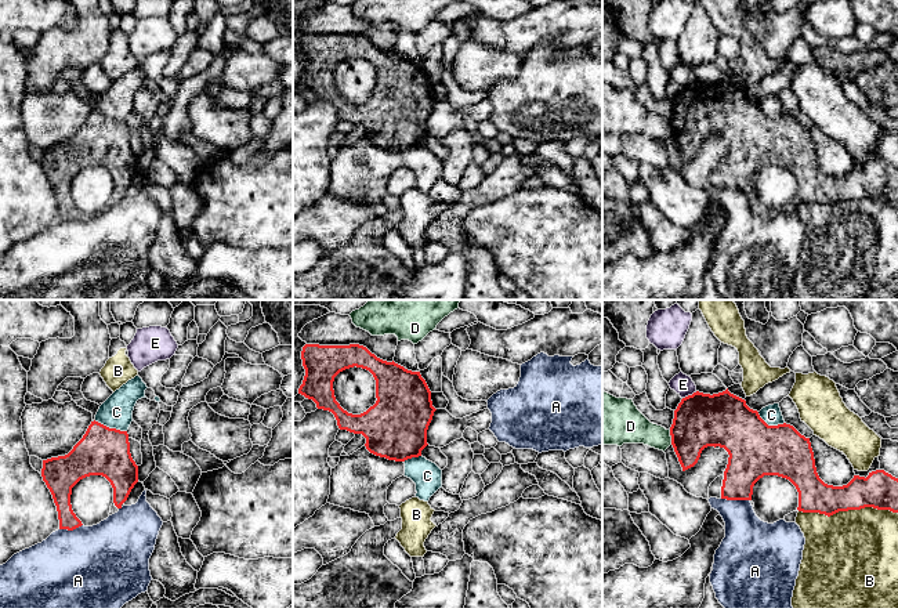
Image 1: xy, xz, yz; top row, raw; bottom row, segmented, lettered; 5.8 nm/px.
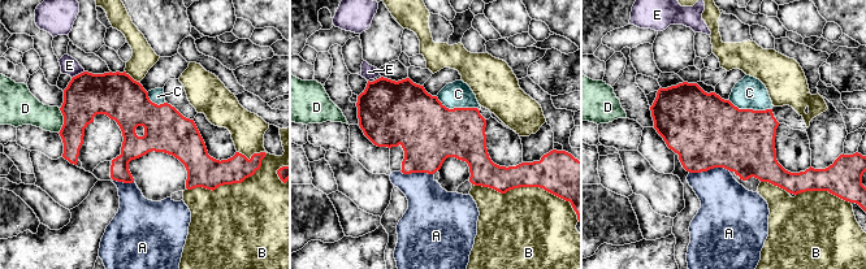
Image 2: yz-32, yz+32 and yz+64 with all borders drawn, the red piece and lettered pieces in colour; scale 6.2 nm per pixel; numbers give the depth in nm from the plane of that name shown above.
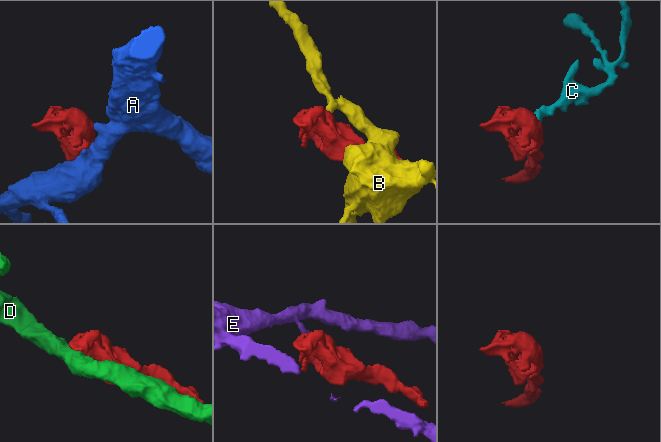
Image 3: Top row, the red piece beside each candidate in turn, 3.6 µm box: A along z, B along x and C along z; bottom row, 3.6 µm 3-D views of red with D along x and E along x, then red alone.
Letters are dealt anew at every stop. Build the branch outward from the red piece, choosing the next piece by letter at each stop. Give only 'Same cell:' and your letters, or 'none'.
Same cell: none

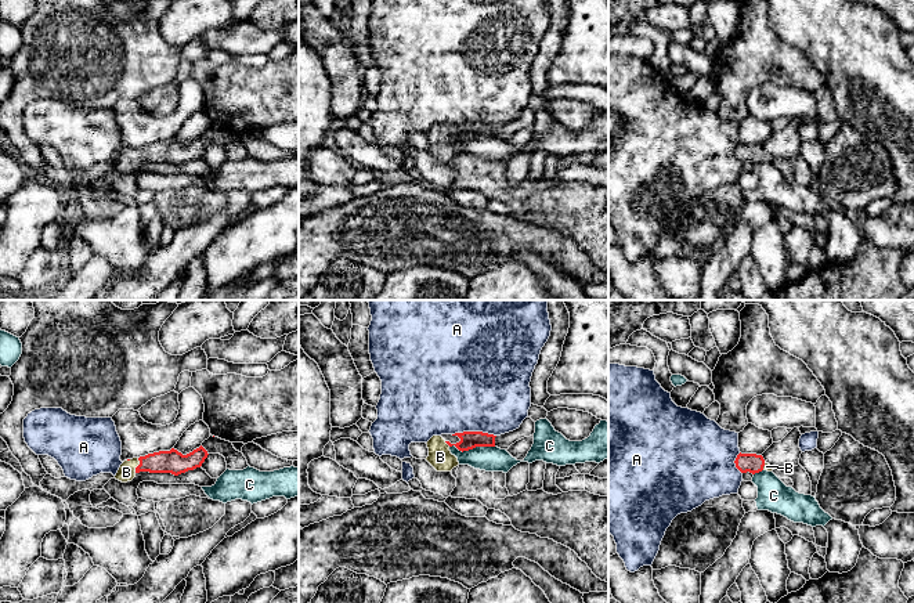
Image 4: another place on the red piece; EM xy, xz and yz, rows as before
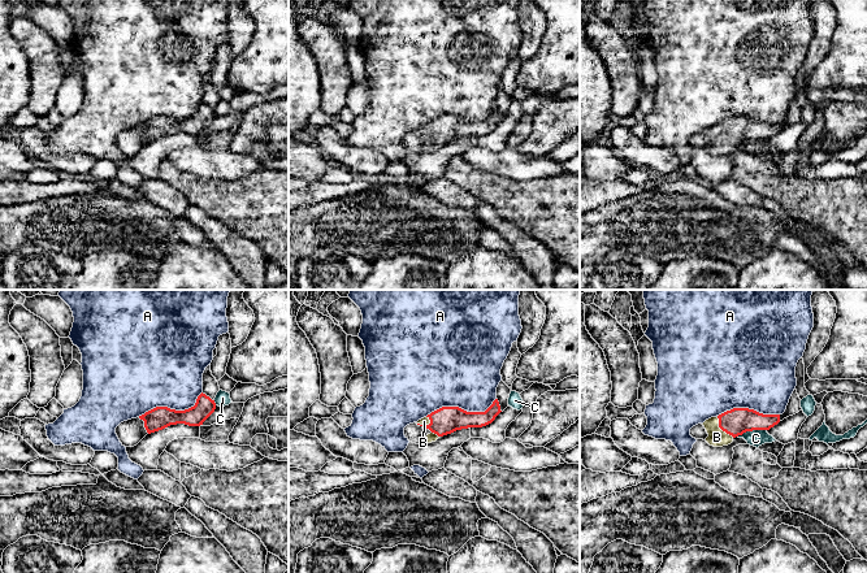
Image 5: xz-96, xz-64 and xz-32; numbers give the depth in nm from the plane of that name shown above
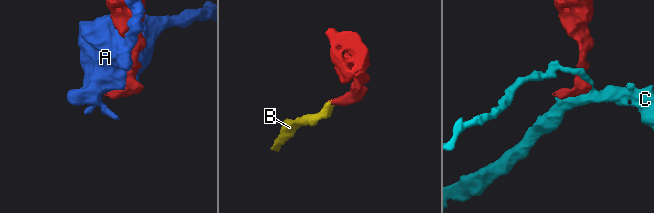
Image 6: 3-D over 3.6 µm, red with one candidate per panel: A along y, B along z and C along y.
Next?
Same cell: B

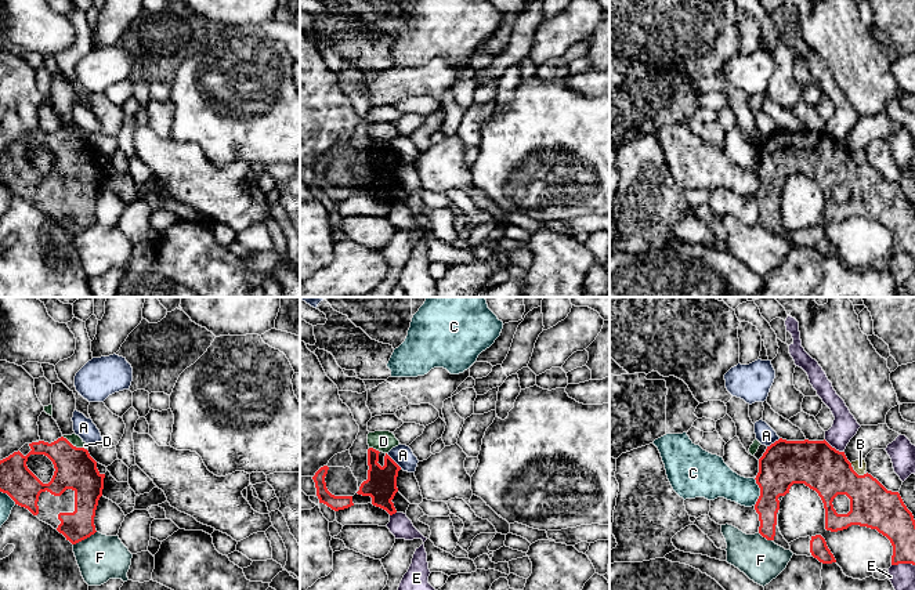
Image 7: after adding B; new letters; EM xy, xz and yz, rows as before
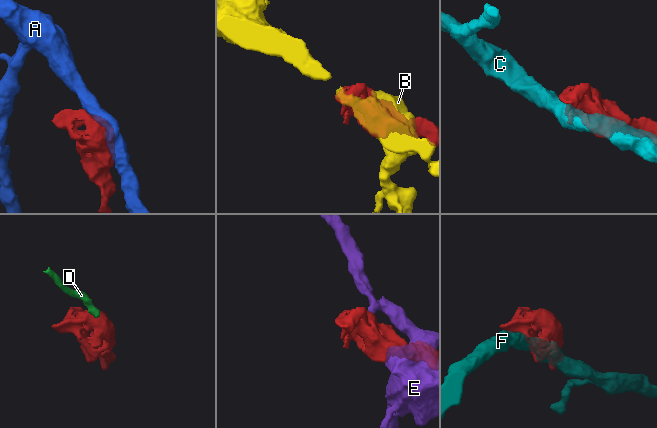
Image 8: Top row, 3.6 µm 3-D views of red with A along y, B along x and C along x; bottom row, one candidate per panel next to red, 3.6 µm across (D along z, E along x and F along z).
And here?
Same cell: none

